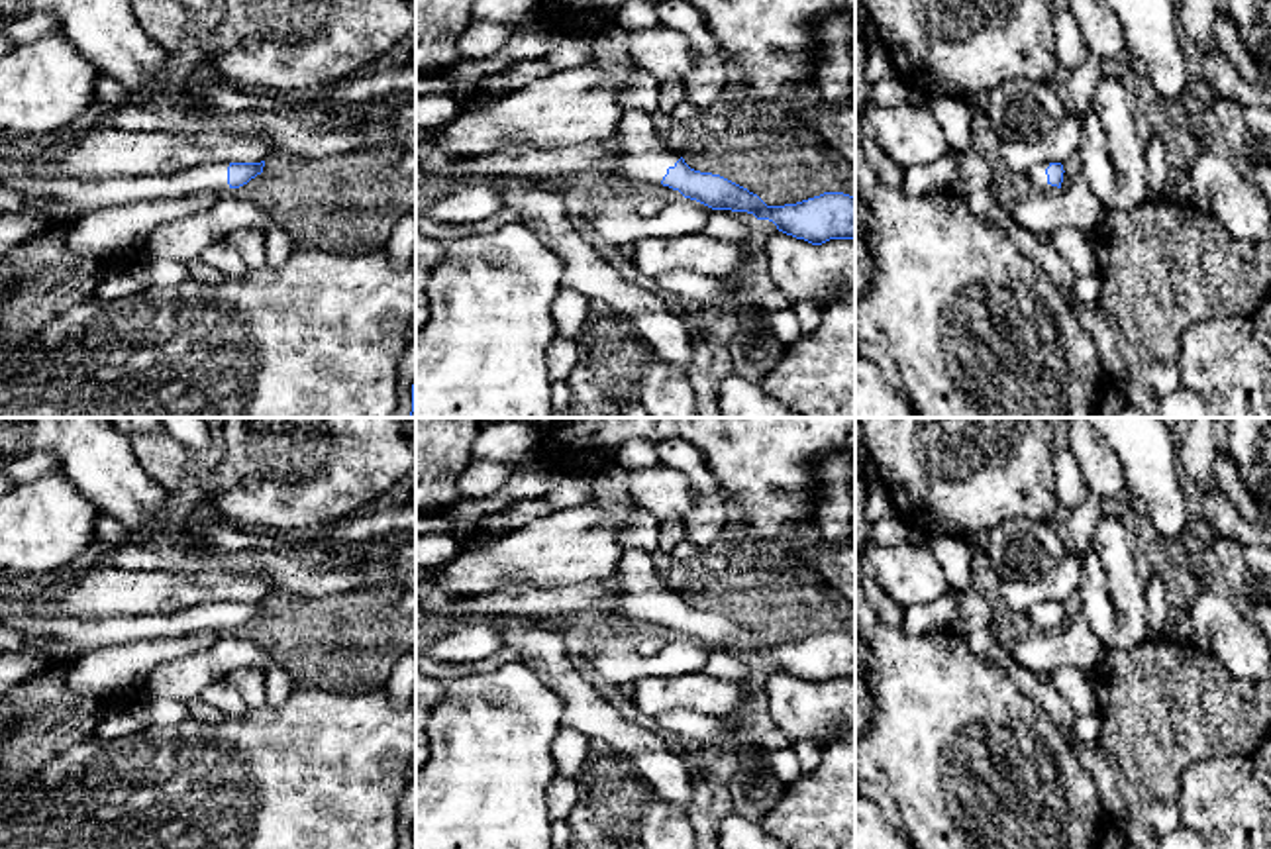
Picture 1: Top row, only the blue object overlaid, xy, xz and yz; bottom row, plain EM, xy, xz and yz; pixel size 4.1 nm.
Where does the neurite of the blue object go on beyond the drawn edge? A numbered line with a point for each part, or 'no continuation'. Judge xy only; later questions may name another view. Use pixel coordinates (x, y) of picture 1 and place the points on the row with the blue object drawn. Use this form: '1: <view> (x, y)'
1: xy (83, 197)

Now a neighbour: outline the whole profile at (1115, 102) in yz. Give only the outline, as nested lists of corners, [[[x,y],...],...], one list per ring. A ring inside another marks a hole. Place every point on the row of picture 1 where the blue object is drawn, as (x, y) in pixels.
[[[1102,75],[1093,98],[1100,118],[1116,186],[1106,208],[1130,212],[1149,200],[1145,143],[1138,135],[1138,102],[1128,80]]]

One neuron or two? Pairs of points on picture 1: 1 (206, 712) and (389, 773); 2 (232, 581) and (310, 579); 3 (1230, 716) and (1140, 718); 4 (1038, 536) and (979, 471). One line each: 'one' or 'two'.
1: two
2: two
3: one
4: two

